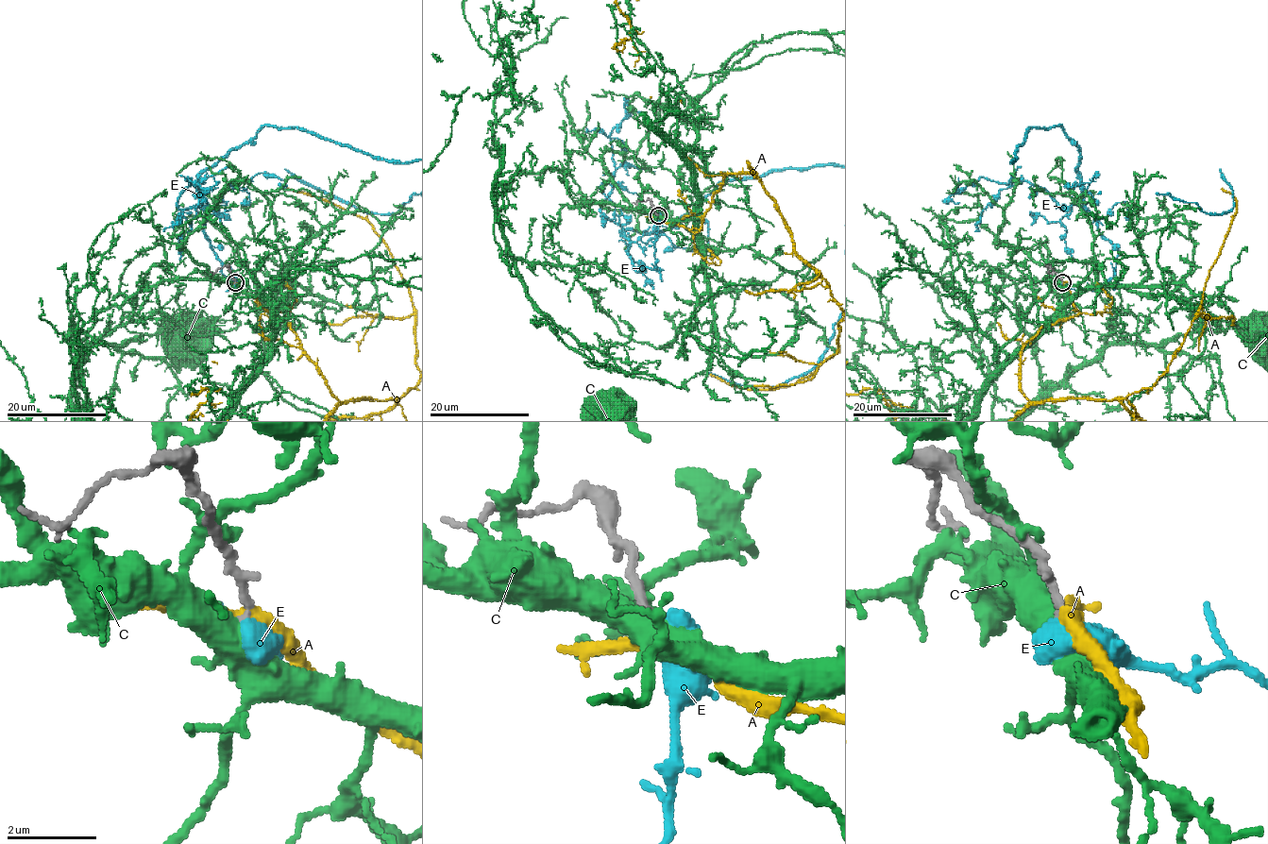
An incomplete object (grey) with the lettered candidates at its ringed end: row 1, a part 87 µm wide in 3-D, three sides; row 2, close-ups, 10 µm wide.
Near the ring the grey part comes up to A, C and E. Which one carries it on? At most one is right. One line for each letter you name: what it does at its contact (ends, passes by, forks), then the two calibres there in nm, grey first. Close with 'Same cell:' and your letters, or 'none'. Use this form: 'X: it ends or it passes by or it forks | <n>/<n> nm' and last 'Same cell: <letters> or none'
A: it passes by | 180/360 nm
Same cell: A

